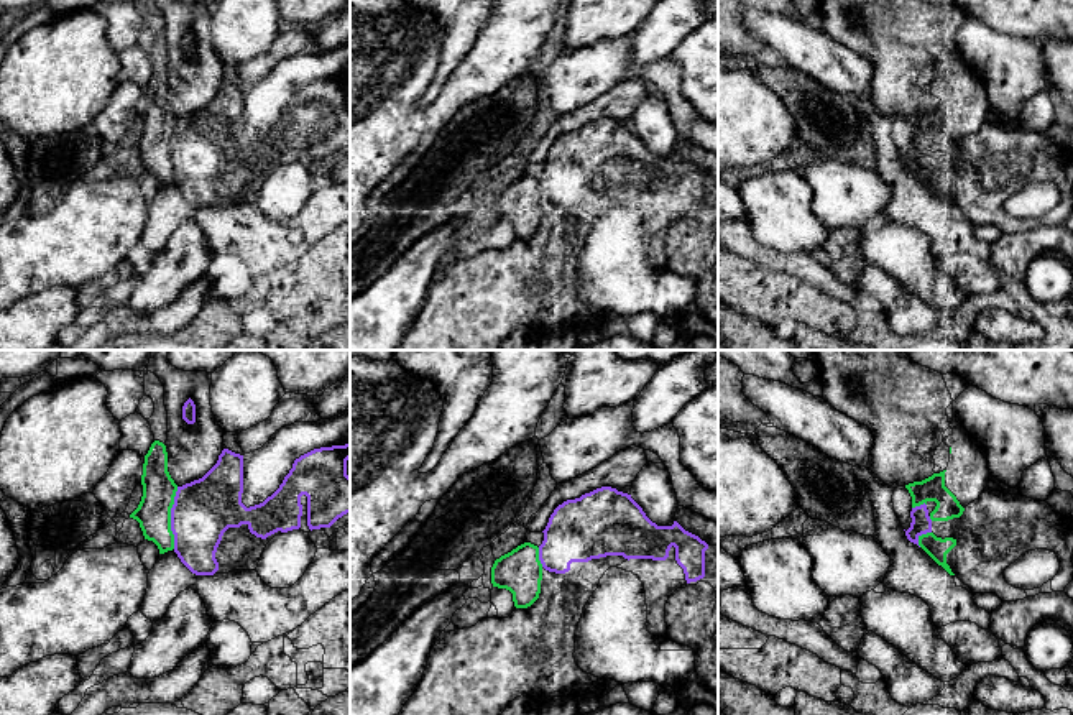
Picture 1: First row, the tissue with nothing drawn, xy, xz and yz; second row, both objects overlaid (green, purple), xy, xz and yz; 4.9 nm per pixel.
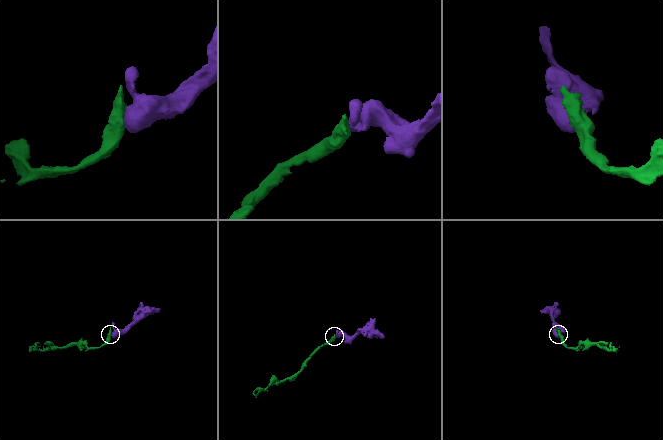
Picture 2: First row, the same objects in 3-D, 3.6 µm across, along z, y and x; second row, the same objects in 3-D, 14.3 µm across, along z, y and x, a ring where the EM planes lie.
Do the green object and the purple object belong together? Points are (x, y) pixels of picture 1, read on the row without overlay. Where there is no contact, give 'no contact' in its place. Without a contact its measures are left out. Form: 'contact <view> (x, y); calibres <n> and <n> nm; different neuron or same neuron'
contact xy (170, 150); calibres 170 and 300 nm; different neuron

